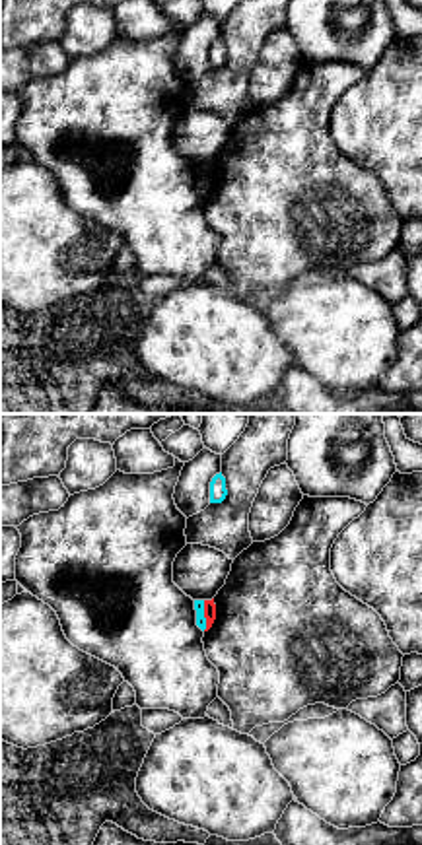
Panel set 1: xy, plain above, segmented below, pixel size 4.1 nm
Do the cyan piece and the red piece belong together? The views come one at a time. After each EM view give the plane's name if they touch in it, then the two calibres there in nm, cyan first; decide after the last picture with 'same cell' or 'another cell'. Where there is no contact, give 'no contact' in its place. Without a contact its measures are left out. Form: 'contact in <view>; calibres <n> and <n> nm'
contact in xy; calibres 50 and 50 nm

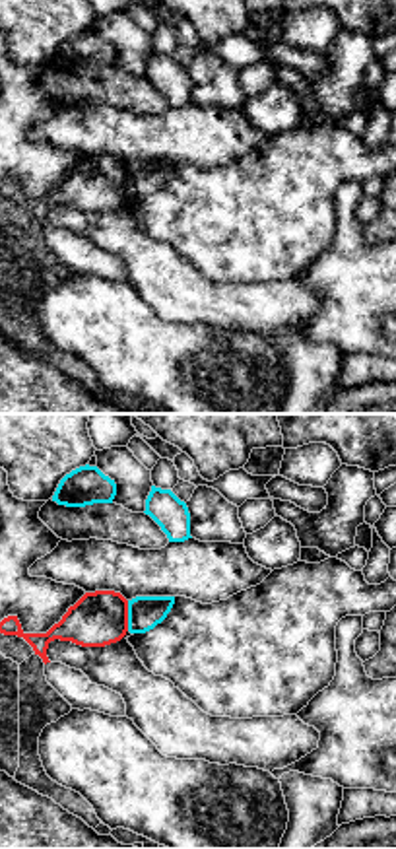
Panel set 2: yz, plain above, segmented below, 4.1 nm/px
contact in yz; calibres 140 and 220 nm

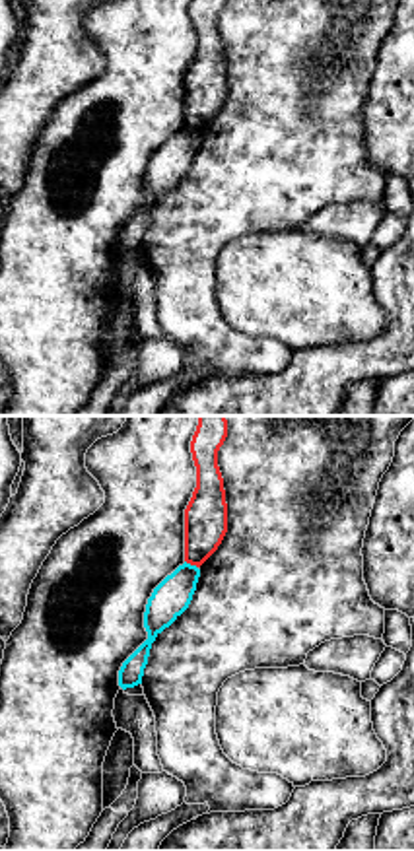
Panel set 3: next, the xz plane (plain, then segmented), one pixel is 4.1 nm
contact in xz; calibres 160 and 180 nm

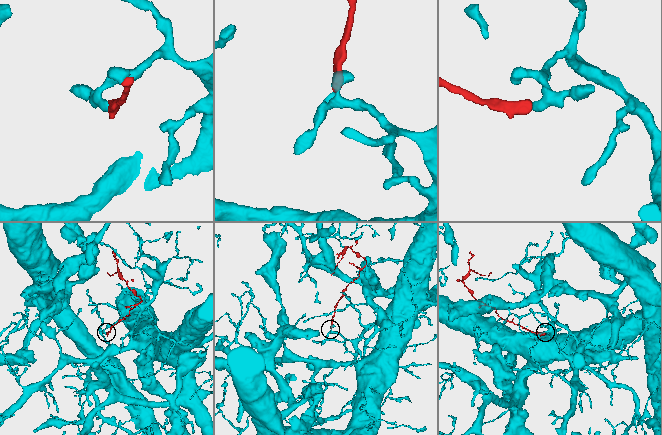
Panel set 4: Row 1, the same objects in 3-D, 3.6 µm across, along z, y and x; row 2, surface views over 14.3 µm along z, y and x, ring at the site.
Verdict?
another cell

